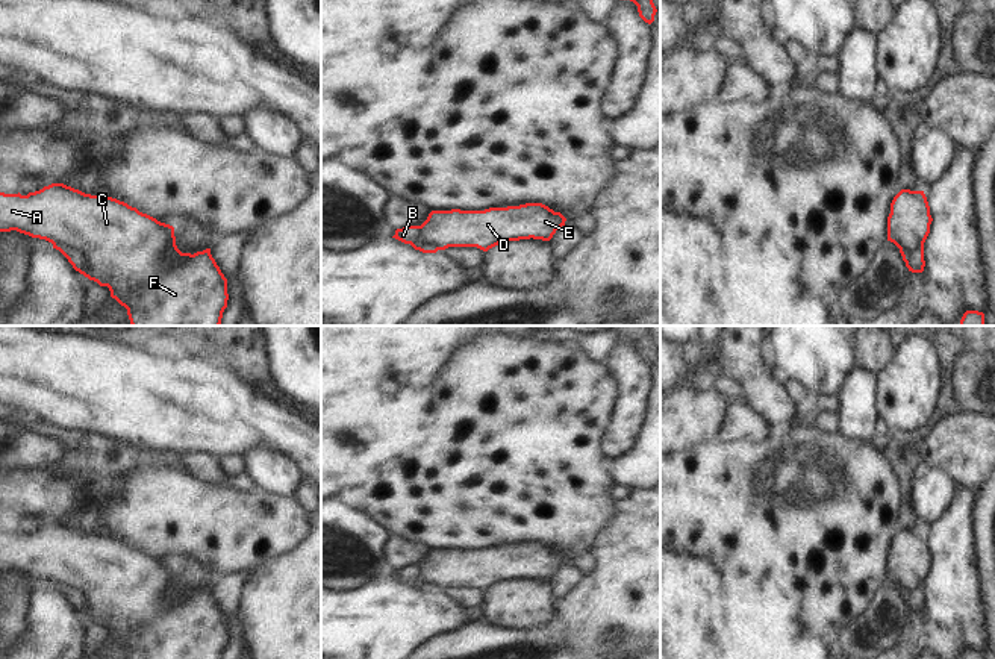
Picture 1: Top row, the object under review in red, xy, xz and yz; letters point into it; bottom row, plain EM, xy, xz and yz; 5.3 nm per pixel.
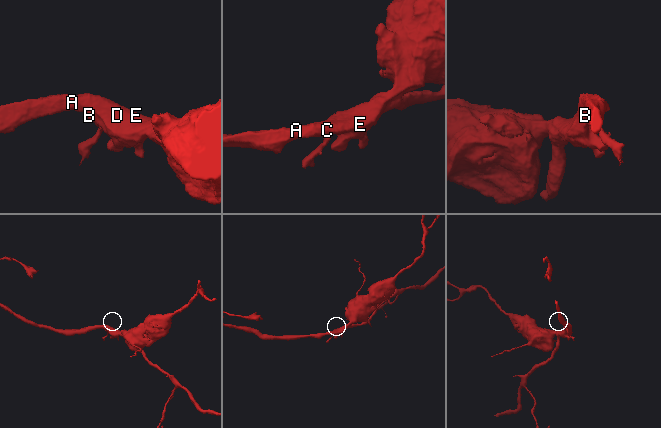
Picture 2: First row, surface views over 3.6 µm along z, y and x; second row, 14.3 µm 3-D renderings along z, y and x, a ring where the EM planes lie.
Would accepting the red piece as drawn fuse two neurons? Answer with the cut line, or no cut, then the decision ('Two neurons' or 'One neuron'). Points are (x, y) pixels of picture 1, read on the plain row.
Split along xy (53, 582), (76, 587), (85, 596), (90, 614). Two neurons.

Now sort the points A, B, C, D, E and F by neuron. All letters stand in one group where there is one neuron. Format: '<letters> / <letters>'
A C D E F / B

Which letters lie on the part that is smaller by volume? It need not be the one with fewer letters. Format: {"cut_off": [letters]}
{"cut_off": ["B"]}

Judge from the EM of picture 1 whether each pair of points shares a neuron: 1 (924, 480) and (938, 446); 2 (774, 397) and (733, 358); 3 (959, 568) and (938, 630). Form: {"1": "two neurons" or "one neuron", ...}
{"1": "two neurons", "2": "one neuron", "3": "one neuron"}

